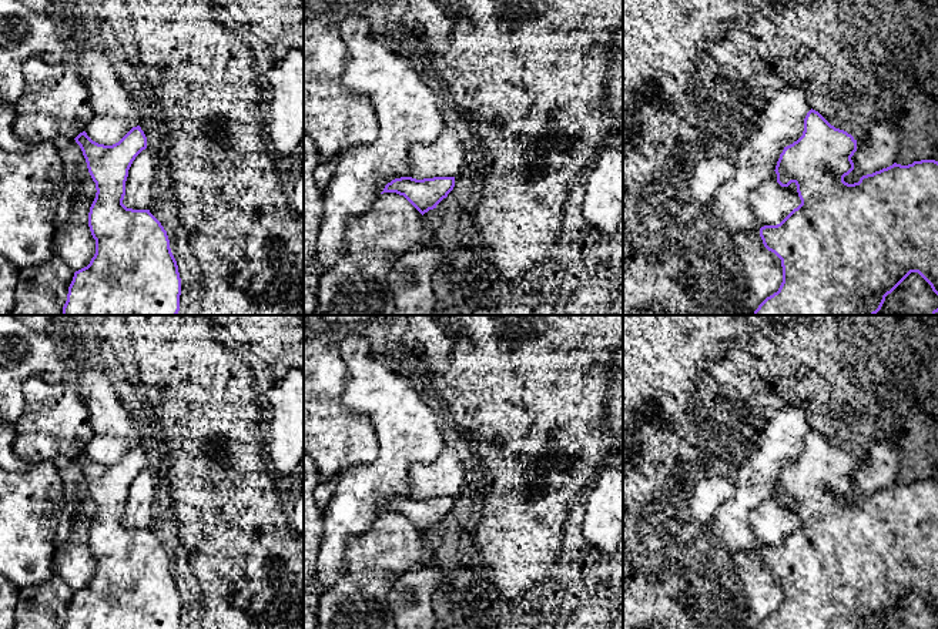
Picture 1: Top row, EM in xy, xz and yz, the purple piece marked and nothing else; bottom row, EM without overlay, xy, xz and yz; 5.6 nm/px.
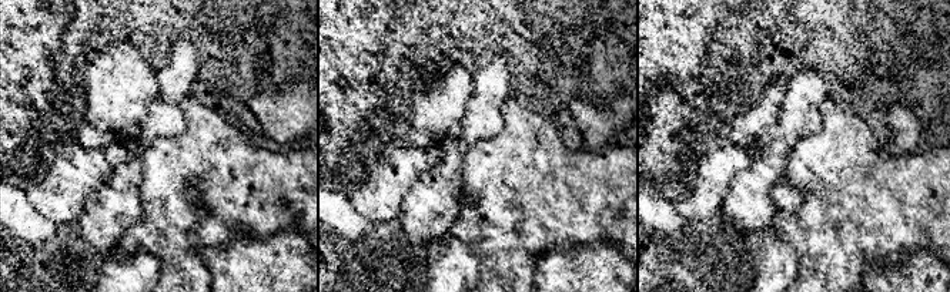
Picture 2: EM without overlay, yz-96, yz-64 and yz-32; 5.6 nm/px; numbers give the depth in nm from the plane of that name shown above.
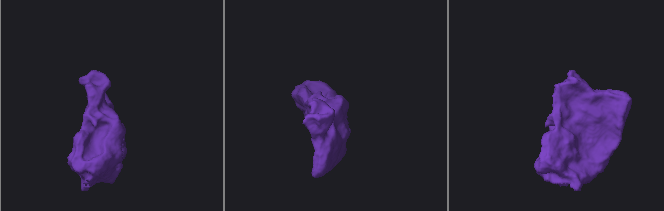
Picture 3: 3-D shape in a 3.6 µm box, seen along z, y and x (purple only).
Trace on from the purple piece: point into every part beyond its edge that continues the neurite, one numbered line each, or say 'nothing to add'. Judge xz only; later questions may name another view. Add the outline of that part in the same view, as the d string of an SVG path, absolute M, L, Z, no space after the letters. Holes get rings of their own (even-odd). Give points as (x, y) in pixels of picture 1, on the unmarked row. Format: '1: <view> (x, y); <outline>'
nothing to add

